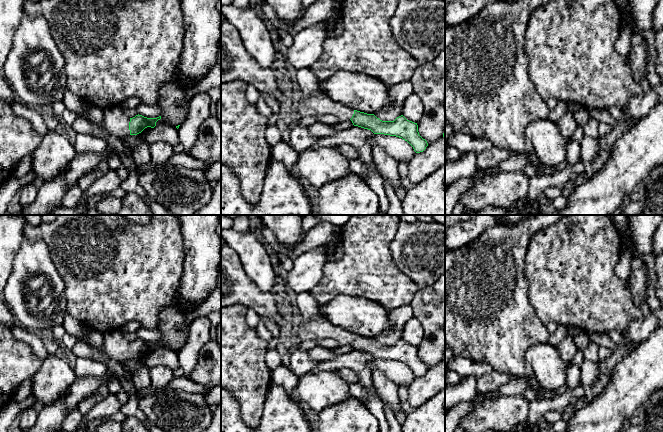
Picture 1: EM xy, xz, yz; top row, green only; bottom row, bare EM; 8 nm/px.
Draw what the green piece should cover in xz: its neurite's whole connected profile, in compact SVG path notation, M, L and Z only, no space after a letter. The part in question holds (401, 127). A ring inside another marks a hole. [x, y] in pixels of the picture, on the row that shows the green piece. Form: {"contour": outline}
{"contour": "M327 96L303 97L296 105L300 118L322 116L336 117L340 122L351 120L354 126L371 130L374 134L396 136L407 141L416 153L423 152L428 143L418 132L418 125L407 120L403 115L394 121L382 121L374 114L353 110L341 103L334 102Z"}

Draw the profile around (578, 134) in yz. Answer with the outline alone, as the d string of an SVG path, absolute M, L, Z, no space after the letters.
M578 125L576 127L574 133L570 137L570 139L572 139L572 140L574 140L574 141L576 141L578 143L580 143L581 140L583 139L583 137L584 137L584 135L585 134L584 134L584 131L583 131L583 127L581 127L581 126Z

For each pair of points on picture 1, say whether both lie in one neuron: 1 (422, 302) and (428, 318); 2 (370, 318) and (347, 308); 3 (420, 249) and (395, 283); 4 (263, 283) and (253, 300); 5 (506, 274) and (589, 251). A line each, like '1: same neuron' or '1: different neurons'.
1: same neuron
2: same neuron
3: different neurons
4: different neurons
5: different neurons

